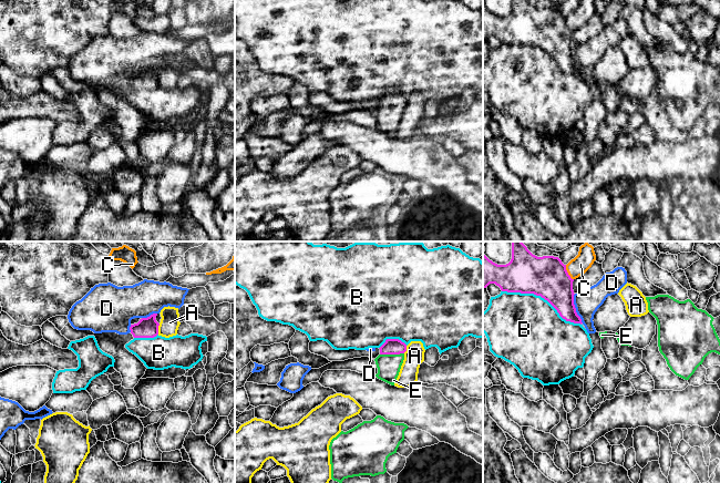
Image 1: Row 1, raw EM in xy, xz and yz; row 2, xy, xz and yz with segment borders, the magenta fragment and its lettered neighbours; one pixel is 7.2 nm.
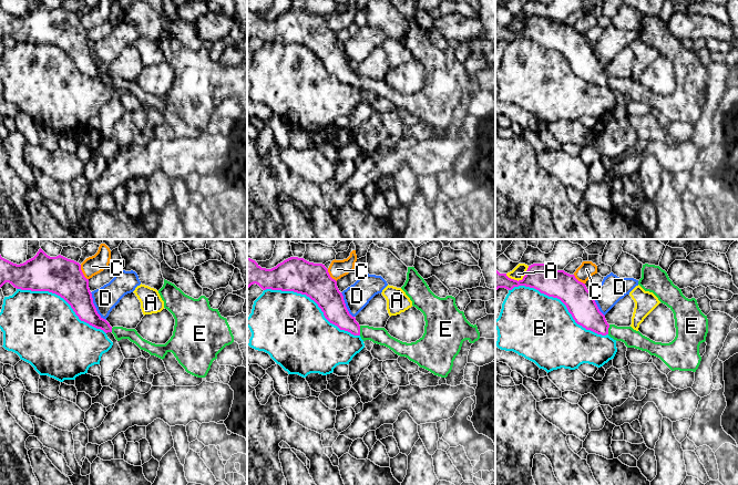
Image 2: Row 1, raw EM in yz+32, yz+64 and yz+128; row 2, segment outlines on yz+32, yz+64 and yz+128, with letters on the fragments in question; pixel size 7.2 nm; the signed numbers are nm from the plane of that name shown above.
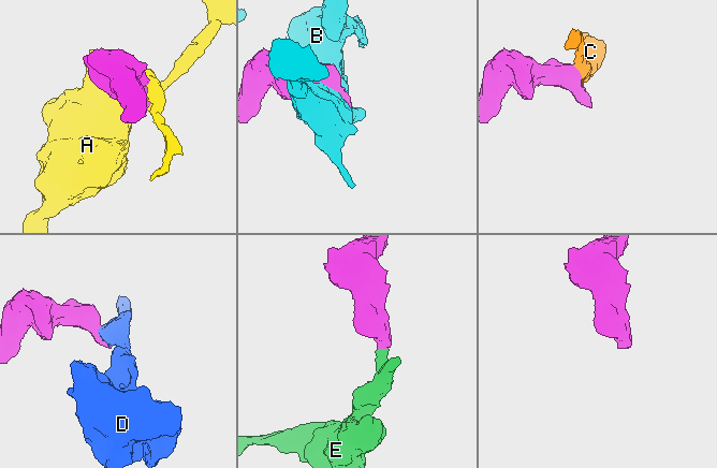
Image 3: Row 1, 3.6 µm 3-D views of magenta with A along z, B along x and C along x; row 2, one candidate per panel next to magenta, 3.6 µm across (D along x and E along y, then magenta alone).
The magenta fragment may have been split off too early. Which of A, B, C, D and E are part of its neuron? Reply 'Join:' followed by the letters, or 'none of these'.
Join: E

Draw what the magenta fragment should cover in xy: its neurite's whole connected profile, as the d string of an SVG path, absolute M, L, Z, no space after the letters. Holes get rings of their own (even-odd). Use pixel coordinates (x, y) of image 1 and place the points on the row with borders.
M157 314L142 318L137 323L131 325L130 330L134 338L154 338L158 335L160 323L156 321Z

